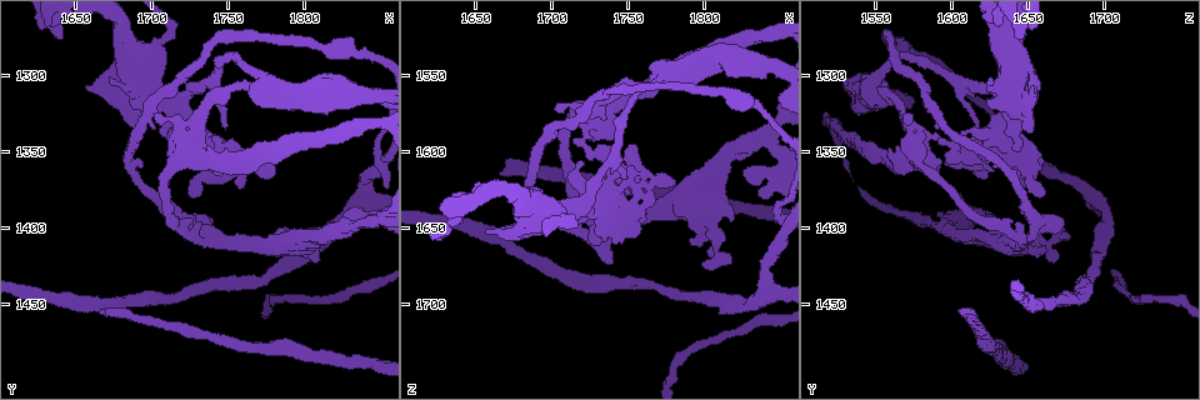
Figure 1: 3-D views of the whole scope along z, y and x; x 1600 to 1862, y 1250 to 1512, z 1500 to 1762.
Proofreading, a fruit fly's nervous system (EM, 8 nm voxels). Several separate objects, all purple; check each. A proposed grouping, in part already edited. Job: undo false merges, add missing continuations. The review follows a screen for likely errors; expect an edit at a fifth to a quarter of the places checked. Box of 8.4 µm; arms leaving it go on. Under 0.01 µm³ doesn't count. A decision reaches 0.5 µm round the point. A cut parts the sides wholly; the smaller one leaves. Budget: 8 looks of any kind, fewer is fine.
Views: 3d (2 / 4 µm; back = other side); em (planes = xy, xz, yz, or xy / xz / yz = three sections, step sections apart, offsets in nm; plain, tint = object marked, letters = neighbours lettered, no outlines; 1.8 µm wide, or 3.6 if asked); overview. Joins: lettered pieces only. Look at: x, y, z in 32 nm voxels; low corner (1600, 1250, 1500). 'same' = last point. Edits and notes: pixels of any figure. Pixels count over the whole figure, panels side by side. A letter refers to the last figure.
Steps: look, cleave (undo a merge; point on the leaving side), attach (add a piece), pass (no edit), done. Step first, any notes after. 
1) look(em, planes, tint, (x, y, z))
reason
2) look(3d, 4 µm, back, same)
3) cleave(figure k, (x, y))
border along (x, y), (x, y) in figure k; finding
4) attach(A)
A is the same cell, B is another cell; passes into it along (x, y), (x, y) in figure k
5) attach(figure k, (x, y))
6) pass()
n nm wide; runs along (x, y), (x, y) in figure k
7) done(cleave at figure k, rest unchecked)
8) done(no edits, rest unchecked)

look(em, 3.6 µm, yz, step 16, tint, (1728, 1354, 1582))
sharp bend

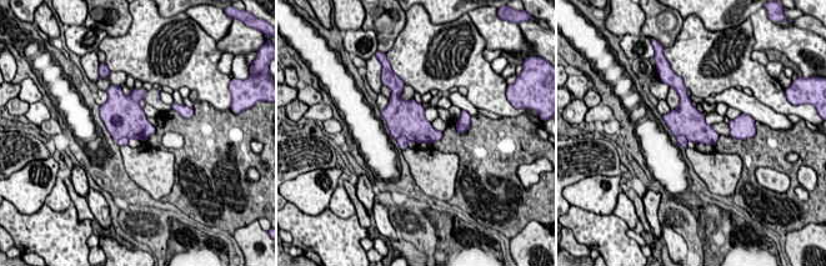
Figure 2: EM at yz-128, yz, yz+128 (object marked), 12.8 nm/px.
look(em, 3.6 µm, planes, tint, same)
another direction

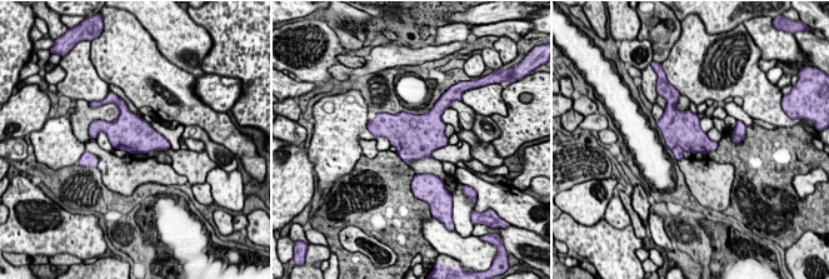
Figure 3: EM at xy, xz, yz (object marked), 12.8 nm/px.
look(em, 3.6 µm, planes, letters, same)
what lies round it

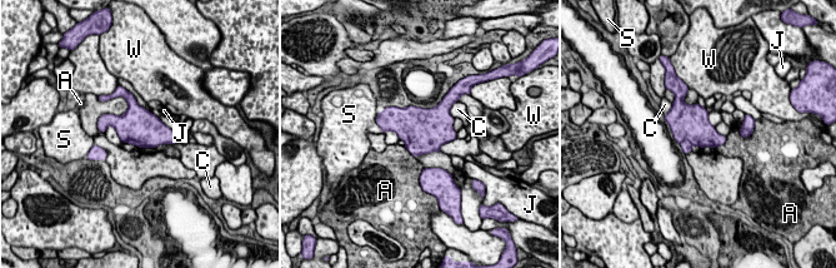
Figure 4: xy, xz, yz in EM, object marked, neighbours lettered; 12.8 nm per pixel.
pass()
A, C, J, S and W are other cells; border along (726, 137), (721, 144), (714, 148) in figure 4; all the same neuron

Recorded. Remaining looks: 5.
look(3d, 4 µm, (1728, 1404, 1644))
four or more arms meet

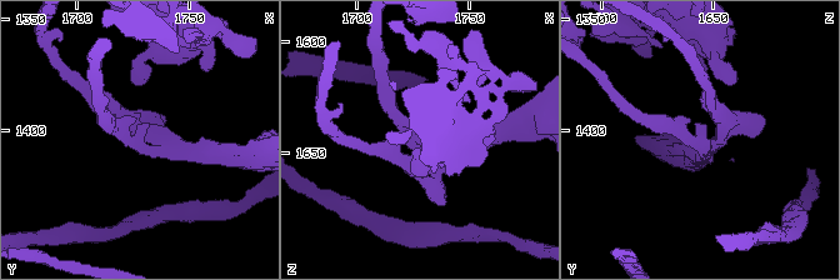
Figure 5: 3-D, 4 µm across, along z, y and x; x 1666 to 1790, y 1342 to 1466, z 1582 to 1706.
look(em, 3.6 µm, planes, letters, (1728, 1404, 1644))
4 arms; need the tissue

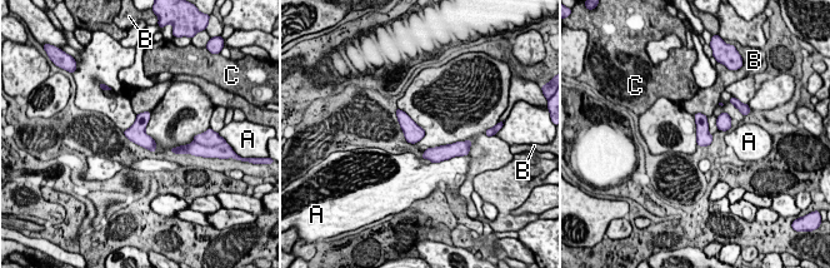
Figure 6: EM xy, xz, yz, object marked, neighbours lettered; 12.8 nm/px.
pass()
200 nm wide; A, B and C are other cells; border along (149, 110), (140, 112), (136, 115) in figure 6; all the same neuron

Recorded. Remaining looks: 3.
look(em, yz, step 8, tint, (1664, 1456, 1614))
end of a long branch

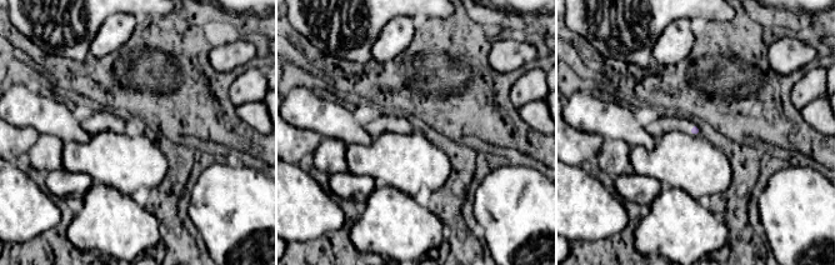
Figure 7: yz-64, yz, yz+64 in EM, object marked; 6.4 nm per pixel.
look(em, planes, letters, same)

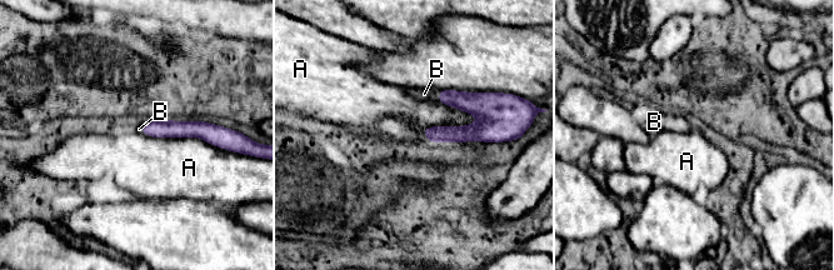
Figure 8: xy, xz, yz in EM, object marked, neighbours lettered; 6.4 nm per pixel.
attach(B)
B is the same cell, A is another cell; passes into it along (477, 104), (439, 95), (424, 94) in figure 8; the neuron continues

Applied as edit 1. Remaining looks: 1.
done(attach at figure 8, rest unchecked)

